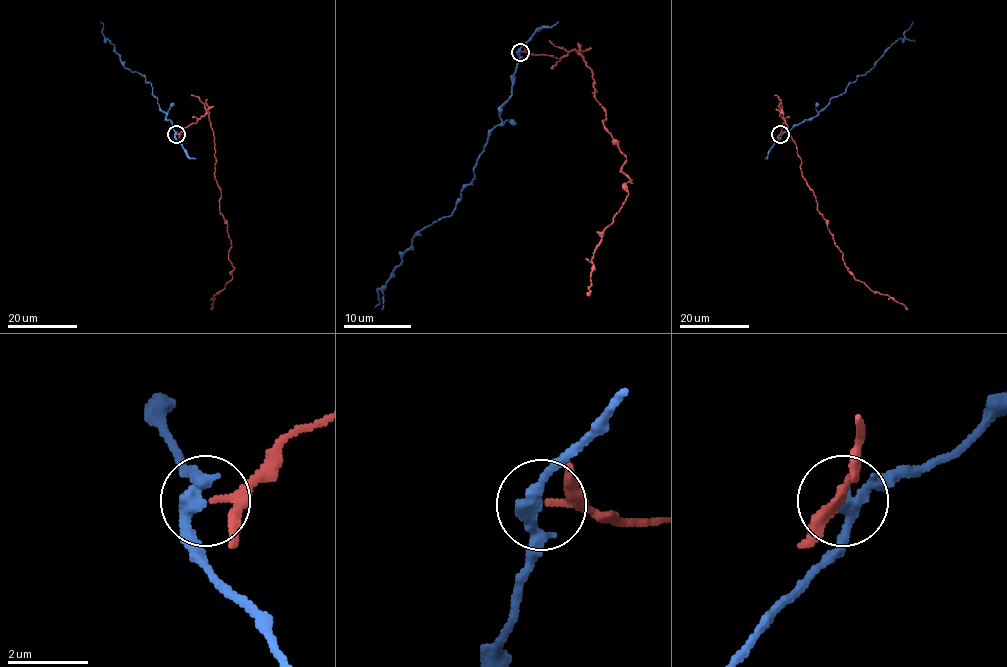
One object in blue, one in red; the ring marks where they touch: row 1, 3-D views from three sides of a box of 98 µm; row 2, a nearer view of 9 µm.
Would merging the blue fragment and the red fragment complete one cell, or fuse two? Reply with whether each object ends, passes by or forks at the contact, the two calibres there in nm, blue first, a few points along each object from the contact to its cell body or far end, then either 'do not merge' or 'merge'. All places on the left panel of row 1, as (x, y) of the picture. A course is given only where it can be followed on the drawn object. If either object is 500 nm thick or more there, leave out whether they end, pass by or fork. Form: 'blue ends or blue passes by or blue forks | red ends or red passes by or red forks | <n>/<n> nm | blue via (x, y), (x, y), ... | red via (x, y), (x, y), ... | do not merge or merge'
blue passes by | red passes by | 320/170 nm | blue via (176, 134), (172, 122), (152, 94), (152, 84), (138, 72), (124, 66), (115, 47), (103, 37), (100, 21) | red via (177, 134), (208, 114), (214, 176), (234, 270), (232, 279), (214, 296), (211, 310) | do not merge

